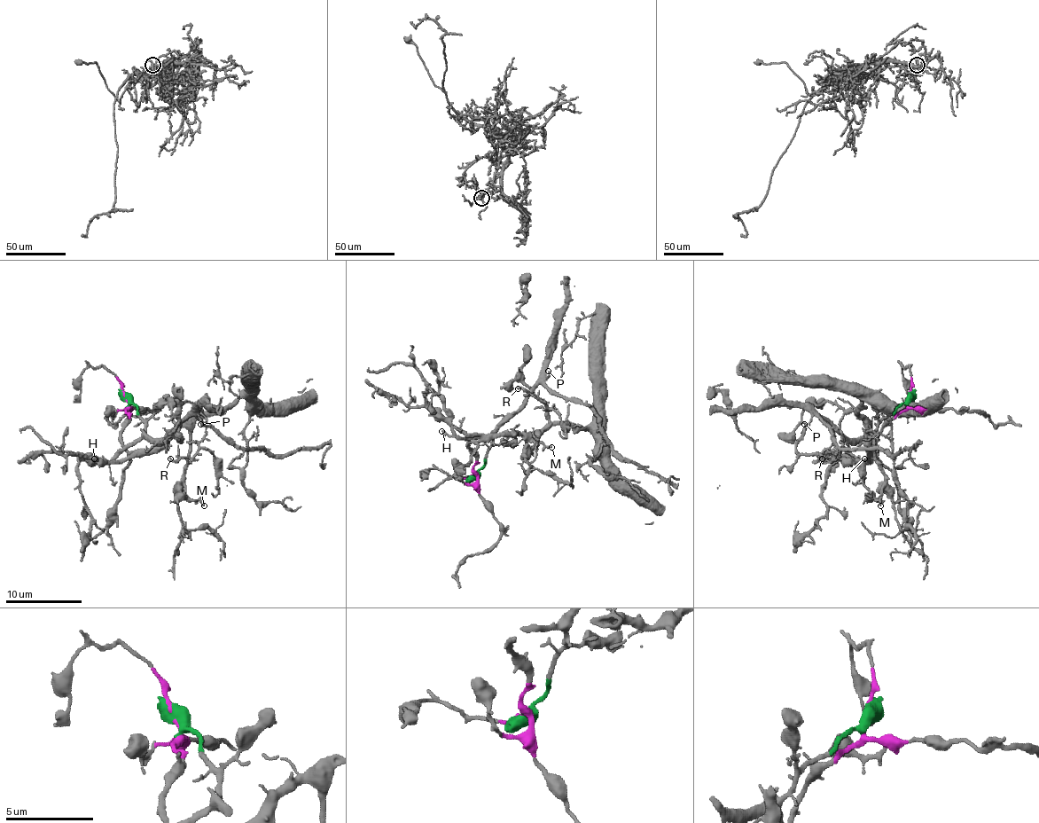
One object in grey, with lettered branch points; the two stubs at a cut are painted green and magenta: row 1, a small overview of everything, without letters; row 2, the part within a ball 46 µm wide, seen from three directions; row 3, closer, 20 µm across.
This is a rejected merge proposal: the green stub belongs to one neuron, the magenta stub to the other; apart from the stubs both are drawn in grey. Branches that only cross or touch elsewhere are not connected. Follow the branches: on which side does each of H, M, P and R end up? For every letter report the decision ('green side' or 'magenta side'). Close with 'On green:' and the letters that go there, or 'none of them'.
H: green side
M: magenta side
P: green side
R: magenta side
On green: H, P

